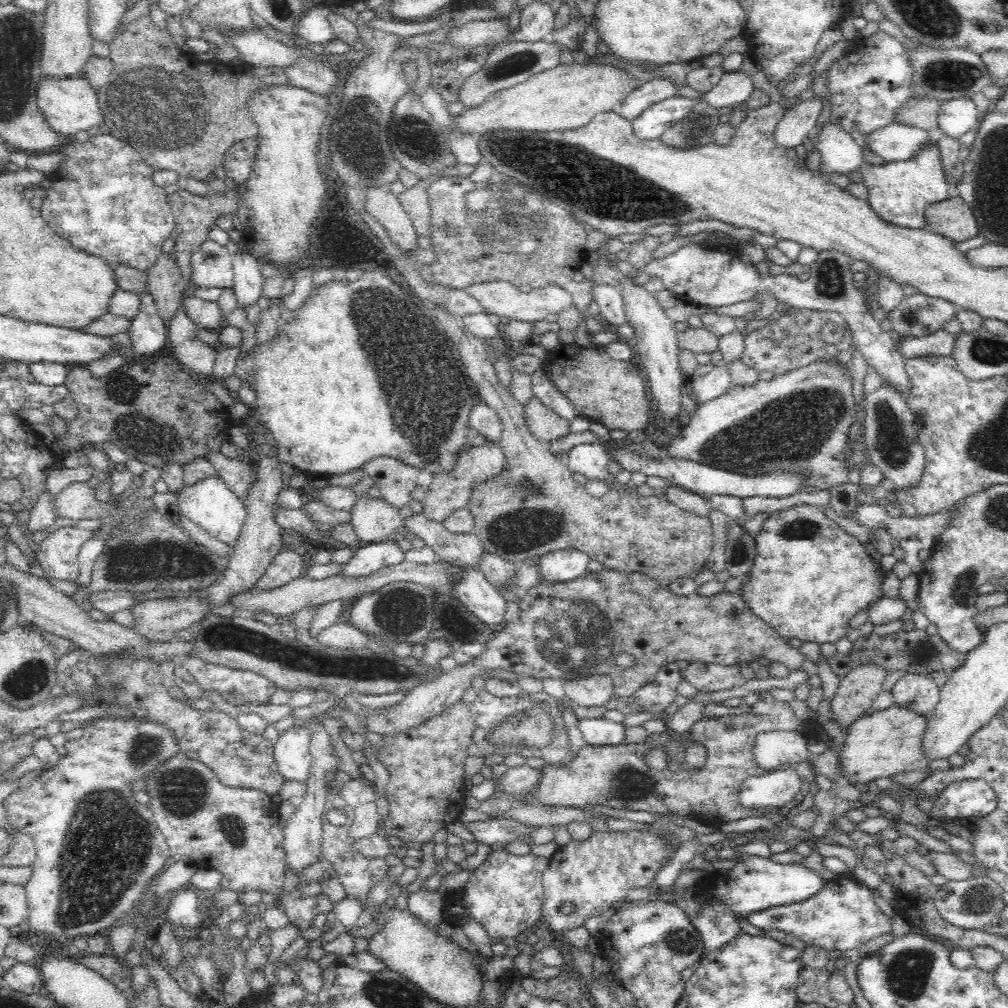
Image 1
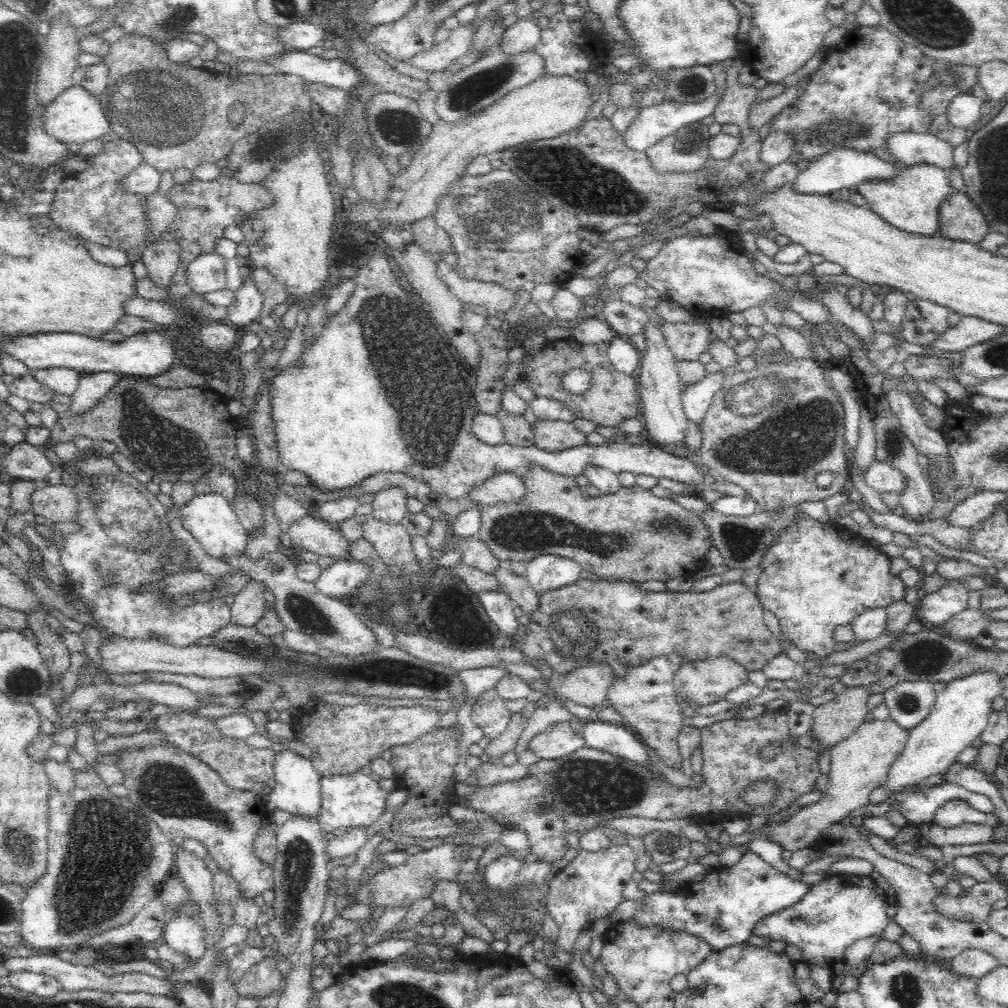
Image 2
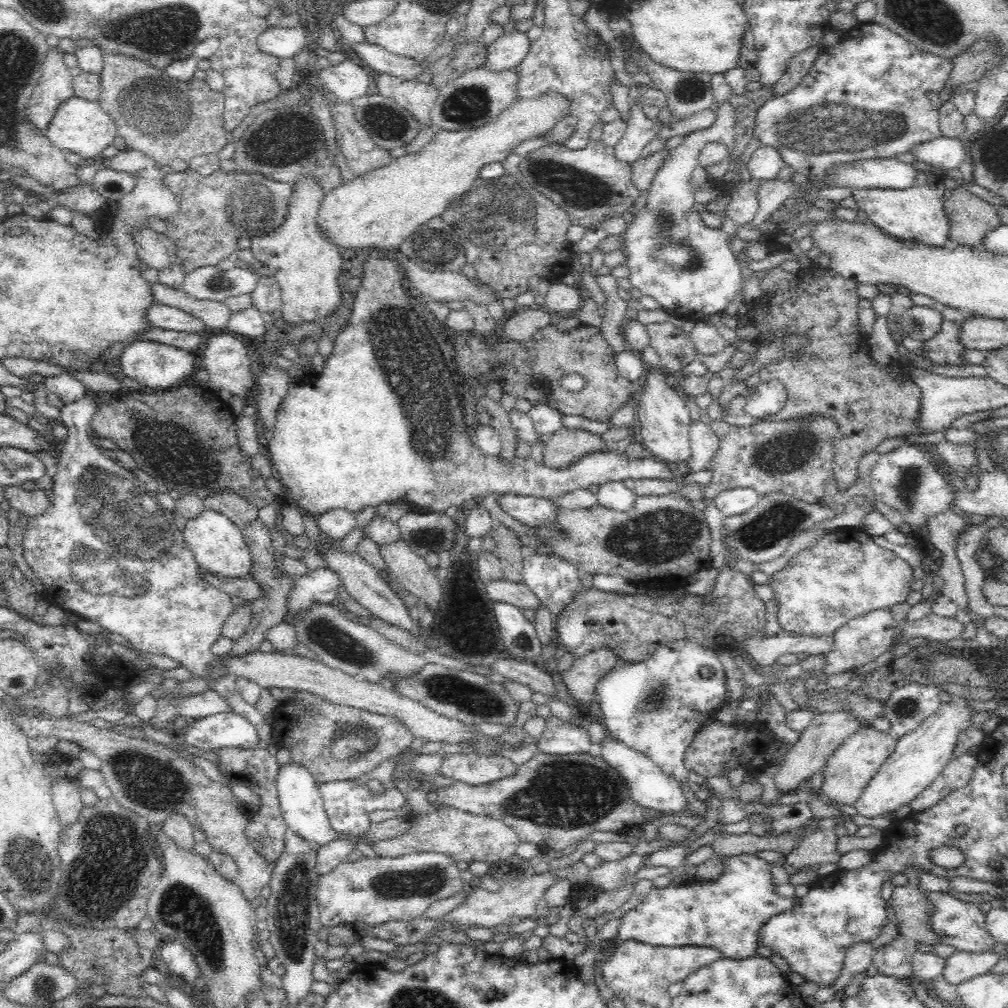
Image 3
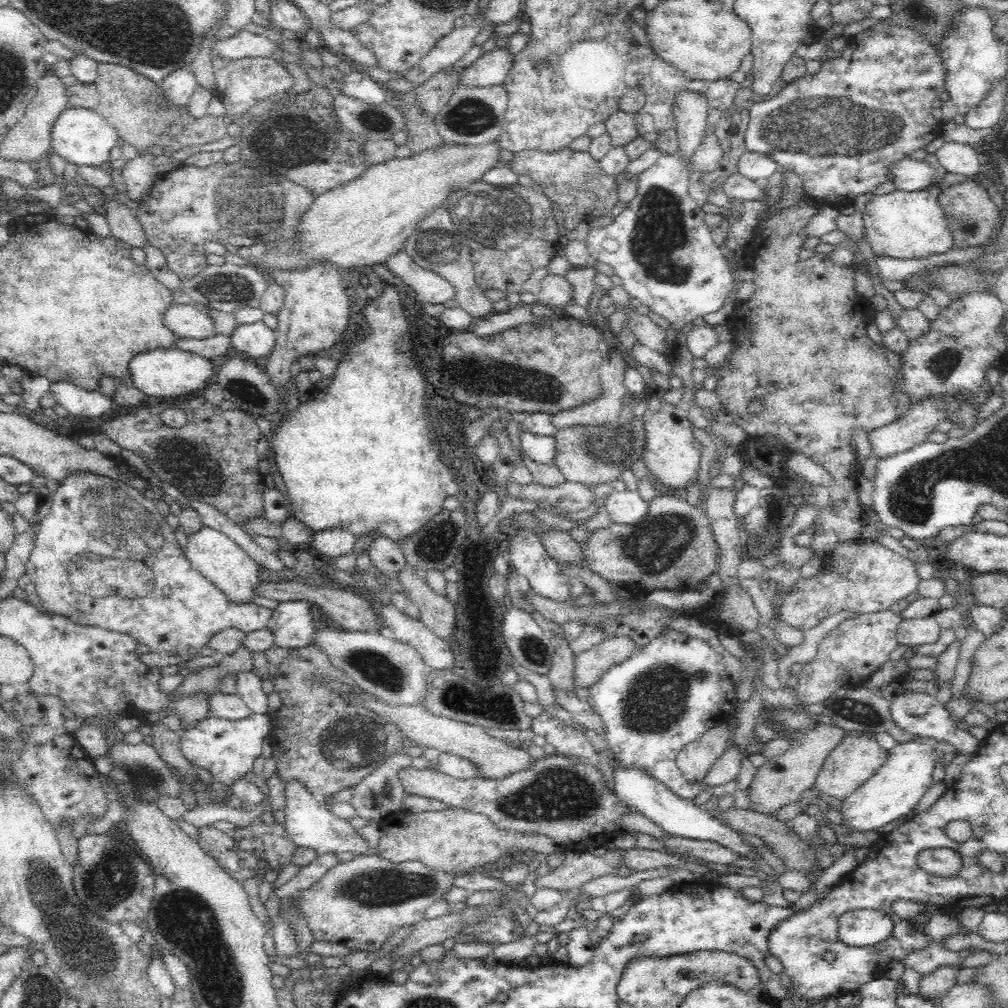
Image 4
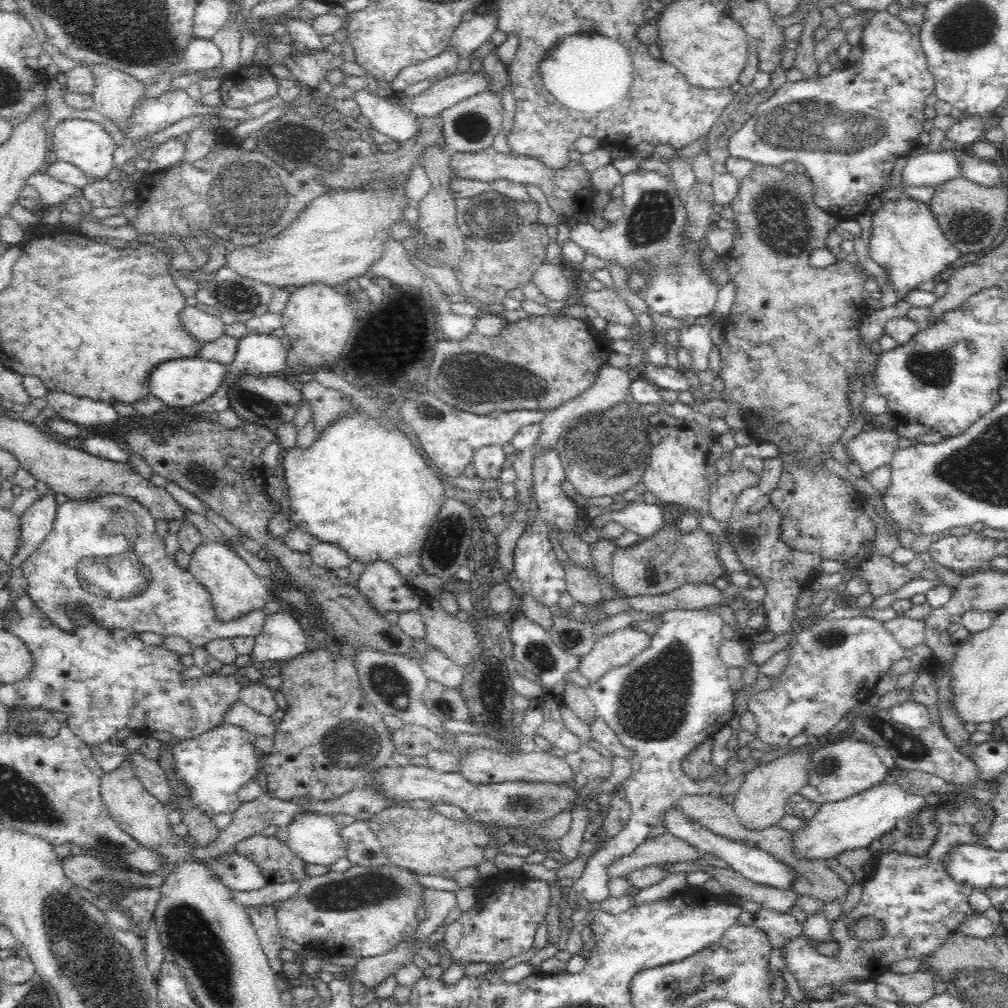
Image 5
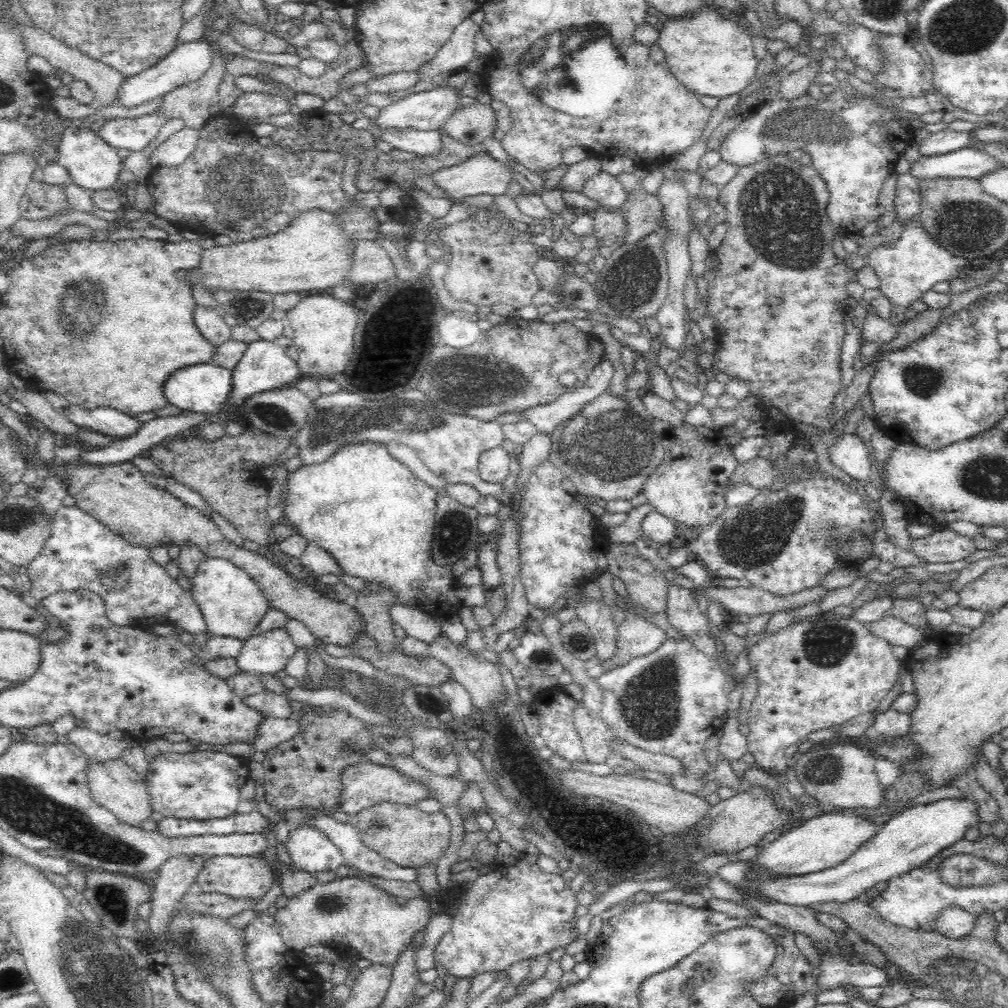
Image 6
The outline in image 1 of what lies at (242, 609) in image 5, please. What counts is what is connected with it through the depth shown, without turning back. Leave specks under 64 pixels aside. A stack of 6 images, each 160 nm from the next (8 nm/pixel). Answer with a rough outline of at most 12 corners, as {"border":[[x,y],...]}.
{"border":[[218,474],[176,495],[192,522],[234,545],[247,510]]}

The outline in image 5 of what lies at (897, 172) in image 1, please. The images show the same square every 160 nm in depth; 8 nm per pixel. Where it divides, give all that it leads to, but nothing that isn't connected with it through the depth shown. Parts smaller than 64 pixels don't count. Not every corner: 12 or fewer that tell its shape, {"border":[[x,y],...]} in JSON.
{"border":[[903,196],[867,213],[870,257],[900,297],[962,253],[931,206]]}

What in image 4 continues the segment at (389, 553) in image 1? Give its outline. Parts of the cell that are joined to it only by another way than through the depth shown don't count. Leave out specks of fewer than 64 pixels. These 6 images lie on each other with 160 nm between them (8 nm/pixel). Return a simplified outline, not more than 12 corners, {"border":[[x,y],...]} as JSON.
{"border":[[290,600],[274,608],[267,626],[276,646],[313,642],[313,605]]}

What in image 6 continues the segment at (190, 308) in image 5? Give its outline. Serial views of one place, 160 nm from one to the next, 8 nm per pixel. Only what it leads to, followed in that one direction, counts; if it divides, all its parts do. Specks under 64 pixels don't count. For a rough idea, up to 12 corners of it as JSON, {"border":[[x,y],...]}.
{"border":[[197,305],[192,318],[215,346],[231,337],[222,313]]}

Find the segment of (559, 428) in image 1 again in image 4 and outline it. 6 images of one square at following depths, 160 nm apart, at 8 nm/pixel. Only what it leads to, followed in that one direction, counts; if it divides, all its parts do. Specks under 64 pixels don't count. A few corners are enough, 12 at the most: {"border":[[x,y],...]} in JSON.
{"border":[[578,425],[555,434],[566,481],[612,483],[643,458],[642,429]]}

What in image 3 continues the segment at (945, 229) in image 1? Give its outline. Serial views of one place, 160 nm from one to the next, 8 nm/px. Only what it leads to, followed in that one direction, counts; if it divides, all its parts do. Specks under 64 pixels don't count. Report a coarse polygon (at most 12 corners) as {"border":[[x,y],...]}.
{"border":[[960,186],[945,192],[949,243],[982,246],[1001,224],[994,206]]}

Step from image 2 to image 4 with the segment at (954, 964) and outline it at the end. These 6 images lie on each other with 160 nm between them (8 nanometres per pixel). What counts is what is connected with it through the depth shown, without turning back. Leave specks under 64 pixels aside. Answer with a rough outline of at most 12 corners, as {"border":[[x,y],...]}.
{"border":[[962,965],[923,975],[919,994],[930,1001],[950,990]]}

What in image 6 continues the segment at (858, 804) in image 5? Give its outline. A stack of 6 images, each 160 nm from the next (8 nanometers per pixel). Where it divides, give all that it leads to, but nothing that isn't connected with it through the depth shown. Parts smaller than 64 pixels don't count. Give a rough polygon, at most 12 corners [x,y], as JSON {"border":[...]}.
{"border":[[846,808],[790,828],[760,849],[780,877],[844,862],[881,827]]}

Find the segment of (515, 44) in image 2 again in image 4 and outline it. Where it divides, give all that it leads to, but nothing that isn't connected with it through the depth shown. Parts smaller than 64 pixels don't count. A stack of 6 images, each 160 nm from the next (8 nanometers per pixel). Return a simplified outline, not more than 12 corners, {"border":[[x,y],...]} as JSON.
{"border":[[495,46],[465,67],[464,86],[503,84],[513,65],[508,46]]}

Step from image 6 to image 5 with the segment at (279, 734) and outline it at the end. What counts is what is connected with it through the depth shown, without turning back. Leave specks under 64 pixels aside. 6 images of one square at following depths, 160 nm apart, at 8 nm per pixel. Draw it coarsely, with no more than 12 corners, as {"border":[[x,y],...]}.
{"border":[[239,700],[222,714],[227,724],[256,737],[277,732],[270,716]]}

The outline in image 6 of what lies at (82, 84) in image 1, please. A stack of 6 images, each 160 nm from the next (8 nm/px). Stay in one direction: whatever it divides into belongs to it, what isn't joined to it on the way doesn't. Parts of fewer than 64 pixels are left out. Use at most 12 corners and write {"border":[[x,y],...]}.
{"border":[[96,130],[60,131],[58,162],[86,190],[116,188],[123,160]]}

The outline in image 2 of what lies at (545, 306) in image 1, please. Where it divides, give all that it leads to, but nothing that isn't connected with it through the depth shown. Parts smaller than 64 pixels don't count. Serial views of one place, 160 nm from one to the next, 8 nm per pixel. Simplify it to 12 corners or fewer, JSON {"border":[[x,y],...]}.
{"border":[[444,261],[438,278],[463,304],[506,313],[518,291],[494,282],[464,279]]}

